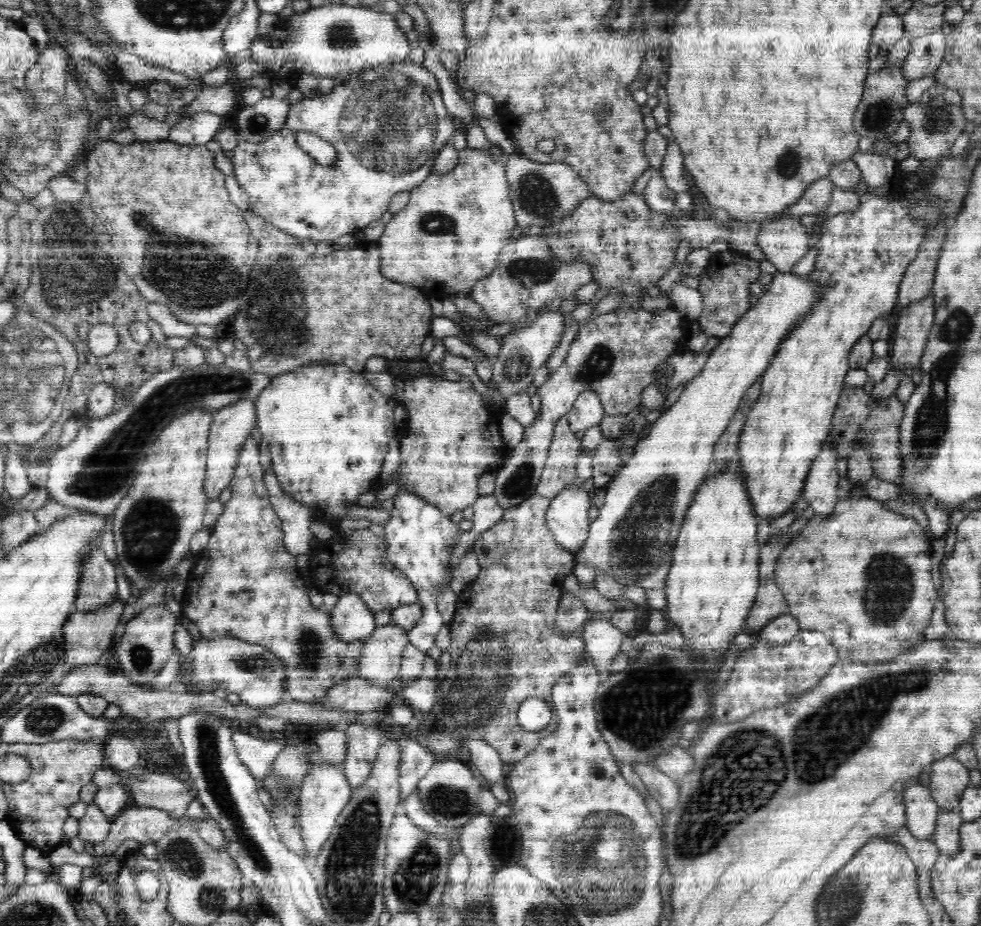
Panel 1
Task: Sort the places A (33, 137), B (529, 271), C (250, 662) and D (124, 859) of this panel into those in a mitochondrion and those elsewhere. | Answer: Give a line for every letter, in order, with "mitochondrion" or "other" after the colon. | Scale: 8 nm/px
A: mitochondrion
B: mitochondrion
C: mitochondrion
D: other

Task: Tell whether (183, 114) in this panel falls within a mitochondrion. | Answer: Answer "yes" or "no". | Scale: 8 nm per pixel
no

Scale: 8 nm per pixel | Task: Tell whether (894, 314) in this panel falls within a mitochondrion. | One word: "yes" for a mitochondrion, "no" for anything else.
no

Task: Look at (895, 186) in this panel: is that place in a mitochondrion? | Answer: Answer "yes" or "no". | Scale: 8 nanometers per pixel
no

